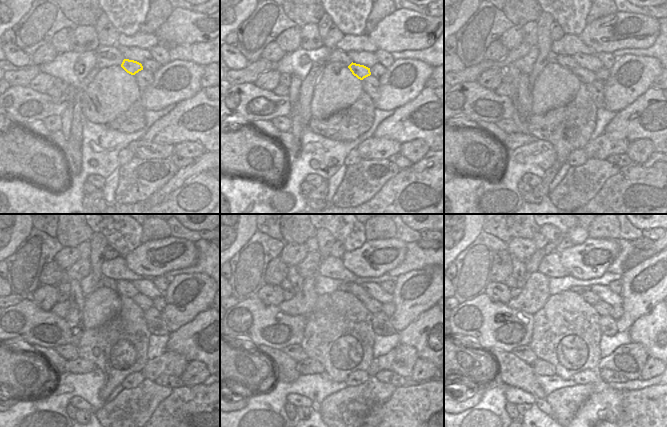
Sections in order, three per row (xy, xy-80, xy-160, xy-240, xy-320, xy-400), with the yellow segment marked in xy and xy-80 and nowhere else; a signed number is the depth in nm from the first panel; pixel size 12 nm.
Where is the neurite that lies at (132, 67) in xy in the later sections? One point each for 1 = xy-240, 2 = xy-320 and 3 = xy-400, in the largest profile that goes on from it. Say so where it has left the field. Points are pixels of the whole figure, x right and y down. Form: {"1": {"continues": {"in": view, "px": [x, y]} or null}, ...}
{"1": {"continues": {"in": "xy-240", "px": [143, 302]}}, "2": {"continues": {"in": "xy-320", "px": [373, 305]}}, "3": {"continues": {"in": "xy-400", "px": [604, 309]}}}

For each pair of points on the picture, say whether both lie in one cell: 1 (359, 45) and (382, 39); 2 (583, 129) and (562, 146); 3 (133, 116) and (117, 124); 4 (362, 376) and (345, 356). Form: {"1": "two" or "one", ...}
{"1": "two", "2": "one", "3": "one", "4": "two"}

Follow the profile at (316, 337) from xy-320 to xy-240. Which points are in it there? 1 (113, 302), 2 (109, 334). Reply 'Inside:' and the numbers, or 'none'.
Inside: 2

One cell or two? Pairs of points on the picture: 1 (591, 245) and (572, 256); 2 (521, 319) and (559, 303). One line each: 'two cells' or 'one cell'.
1: one cell
2: two cells

